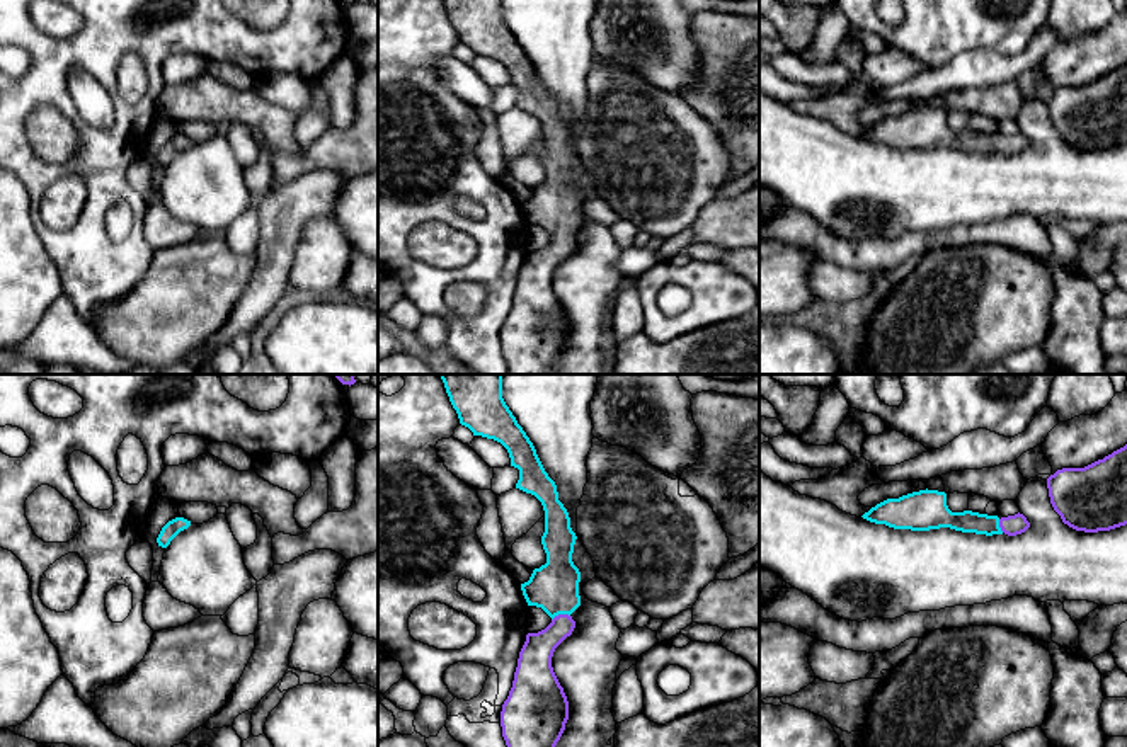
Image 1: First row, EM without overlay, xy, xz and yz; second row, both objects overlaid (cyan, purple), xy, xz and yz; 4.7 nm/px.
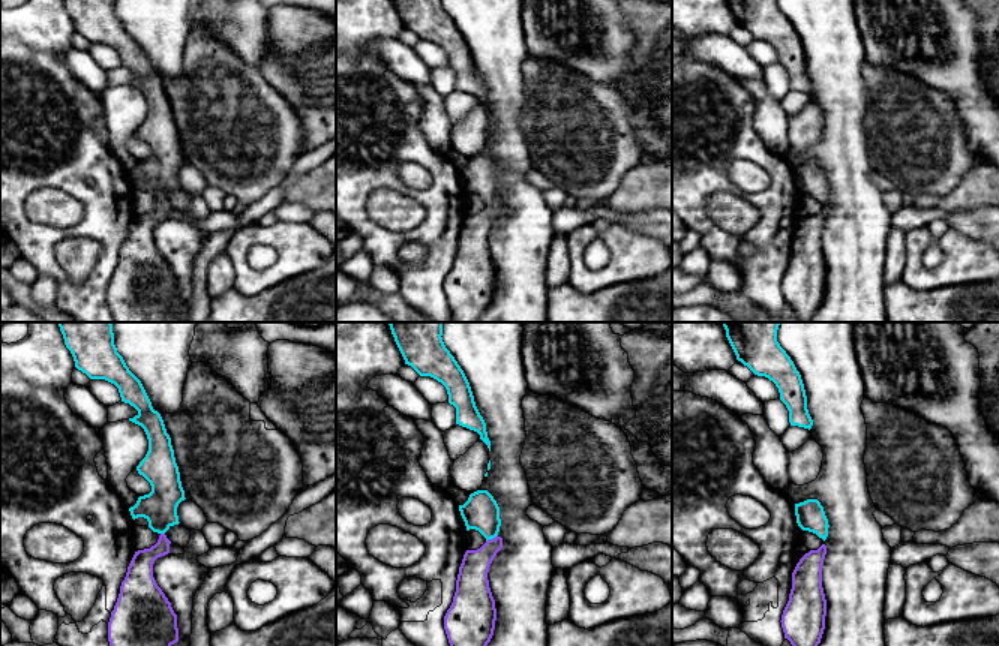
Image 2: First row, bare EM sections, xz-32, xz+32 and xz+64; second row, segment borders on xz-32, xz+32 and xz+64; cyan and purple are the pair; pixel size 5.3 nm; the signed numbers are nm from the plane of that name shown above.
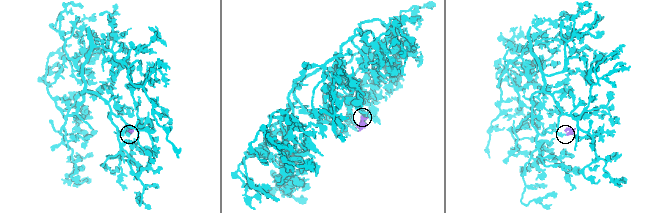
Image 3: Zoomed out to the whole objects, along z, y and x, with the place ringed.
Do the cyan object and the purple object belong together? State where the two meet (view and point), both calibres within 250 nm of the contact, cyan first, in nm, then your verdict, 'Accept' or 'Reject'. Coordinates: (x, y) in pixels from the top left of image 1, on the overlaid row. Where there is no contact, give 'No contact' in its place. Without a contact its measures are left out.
Touches cyan at xz (560, 613). Thickness 240 nm (cyan) against 160 nm. Accept

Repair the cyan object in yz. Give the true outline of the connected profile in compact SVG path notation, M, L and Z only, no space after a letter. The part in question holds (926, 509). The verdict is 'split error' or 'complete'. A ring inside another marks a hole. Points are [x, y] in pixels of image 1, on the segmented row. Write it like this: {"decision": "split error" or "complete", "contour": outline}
{"decision": "split error", "contour": "M919 490L899 499L887 499L861 516L863 519L885 524L894 529L930 531L950 527L975 534L1016 536L1030 527L1023 514L1008 517L987 516L972 510L952 512L947 493L938 490Z"}

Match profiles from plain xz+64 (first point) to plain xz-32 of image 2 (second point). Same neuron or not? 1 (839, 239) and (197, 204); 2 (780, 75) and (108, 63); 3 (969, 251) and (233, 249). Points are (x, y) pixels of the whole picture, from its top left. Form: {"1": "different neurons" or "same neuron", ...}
{"1": "same neuron", "2": "different neurons", "3": "same neuron"}

